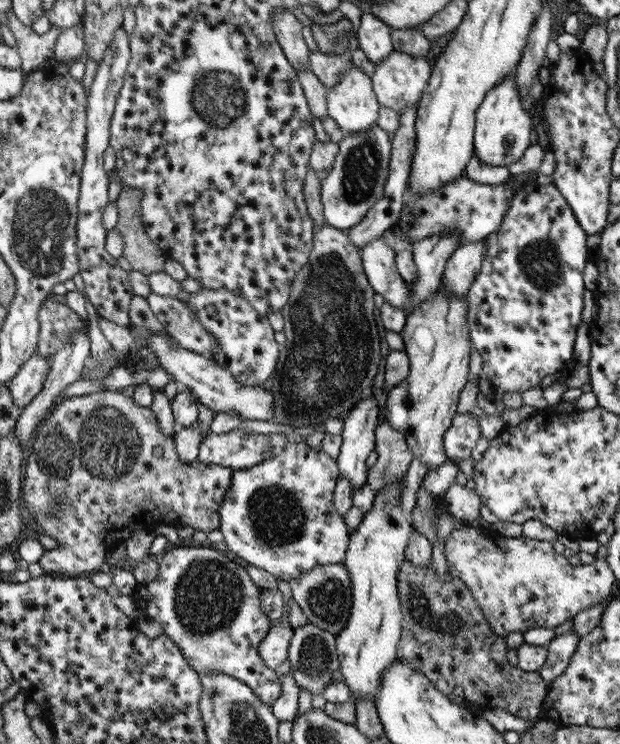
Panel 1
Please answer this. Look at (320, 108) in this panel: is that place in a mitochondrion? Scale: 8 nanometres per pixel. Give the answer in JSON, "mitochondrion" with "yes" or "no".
{"mitochondrion":"no"}

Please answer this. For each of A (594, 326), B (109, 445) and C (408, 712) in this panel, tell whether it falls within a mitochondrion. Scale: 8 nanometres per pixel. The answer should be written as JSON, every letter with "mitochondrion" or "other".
{"A":"other","B":"mitochondrion","C":"other"}

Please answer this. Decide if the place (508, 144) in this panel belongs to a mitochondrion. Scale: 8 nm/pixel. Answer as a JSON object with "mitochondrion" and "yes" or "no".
{"mitochondrion":"no"}

